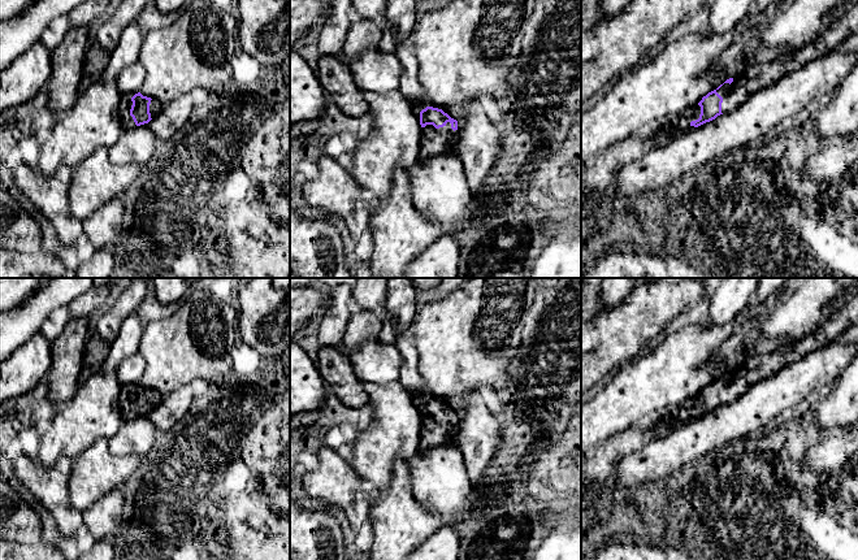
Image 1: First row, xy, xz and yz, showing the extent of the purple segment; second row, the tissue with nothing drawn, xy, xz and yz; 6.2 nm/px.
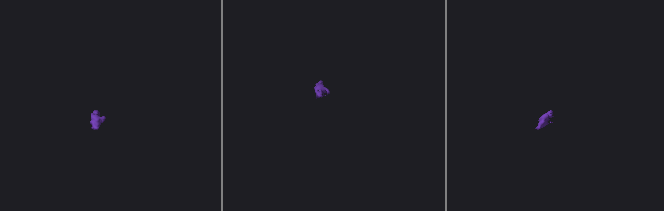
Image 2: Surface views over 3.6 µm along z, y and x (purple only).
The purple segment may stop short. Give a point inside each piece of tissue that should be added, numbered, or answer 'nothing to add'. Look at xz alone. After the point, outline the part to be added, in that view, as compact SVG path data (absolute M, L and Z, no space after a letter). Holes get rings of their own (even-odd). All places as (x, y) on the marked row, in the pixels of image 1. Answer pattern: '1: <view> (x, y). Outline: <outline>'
1: xz (434, 142). Outline: M450 122L439 129L426 125L421 138L419 159L428 160L443 153L446 149L455 149L456 138L458 130L454 131Z

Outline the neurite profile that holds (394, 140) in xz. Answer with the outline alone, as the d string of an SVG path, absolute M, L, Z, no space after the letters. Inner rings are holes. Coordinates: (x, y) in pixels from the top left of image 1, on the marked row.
M400 90L391 94L363 91L372 117L370 131L367 138L359 140L358 148L351 152L351 177L361 187L370 190L376 199L385 200L391 188L393 174L396 169L407 170L419 160L421 147L420 112L404 97Z

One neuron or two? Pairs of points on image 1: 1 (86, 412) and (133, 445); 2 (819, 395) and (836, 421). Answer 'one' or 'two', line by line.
1: two
2: two

